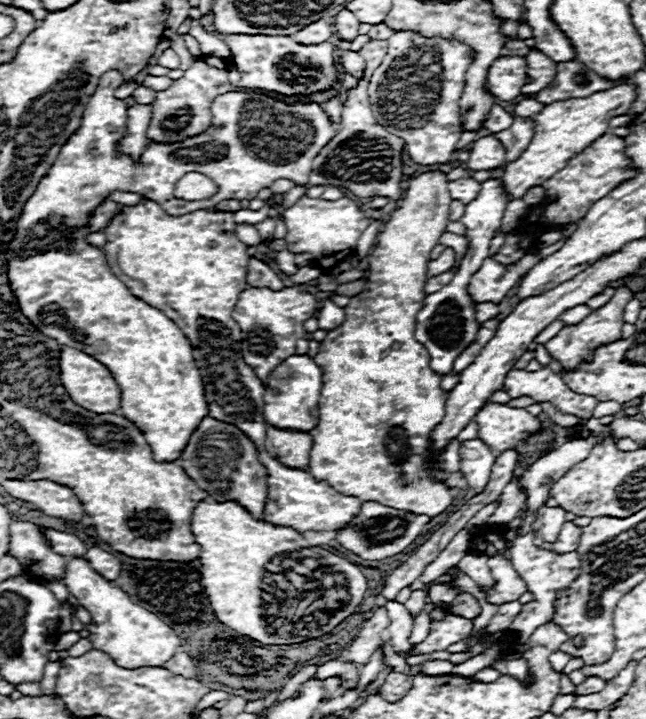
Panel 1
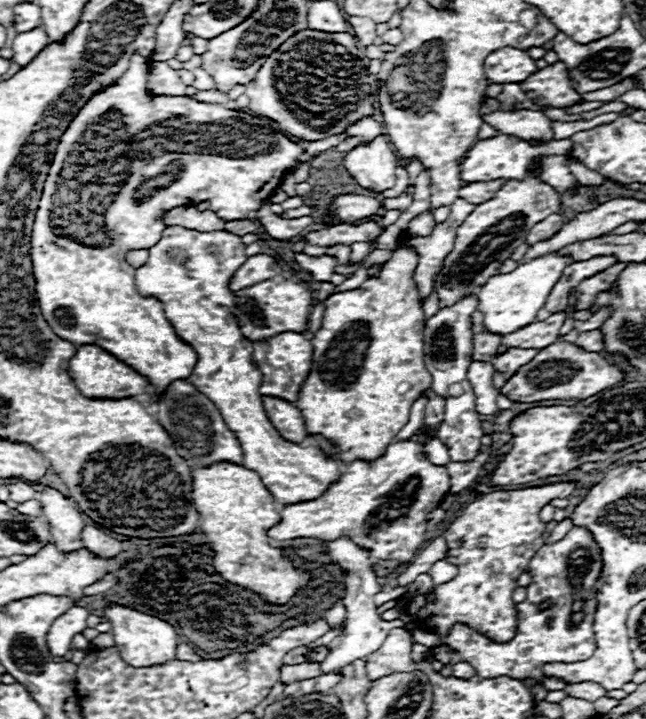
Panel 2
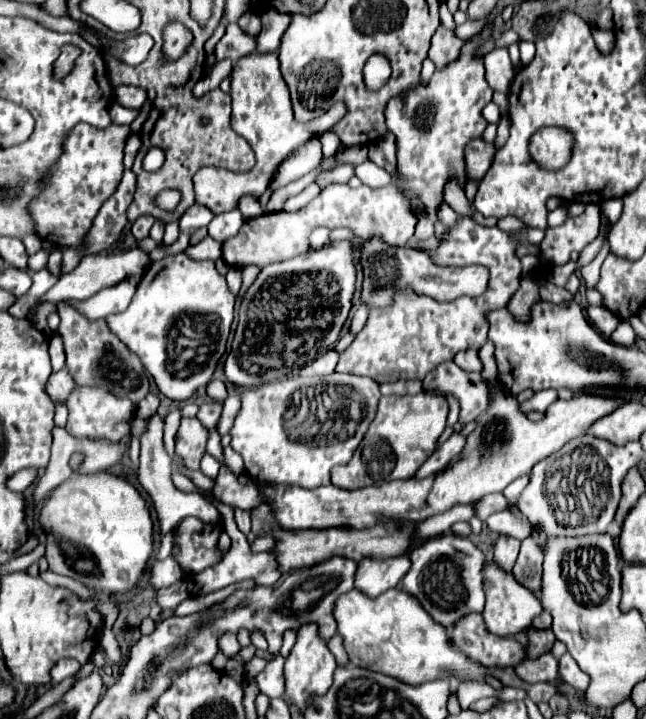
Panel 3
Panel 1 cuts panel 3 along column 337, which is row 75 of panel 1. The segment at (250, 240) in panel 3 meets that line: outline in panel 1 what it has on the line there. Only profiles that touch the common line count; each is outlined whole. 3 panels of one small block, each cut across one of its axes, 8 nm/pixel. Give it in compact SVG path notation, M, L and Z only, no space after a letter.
M202 56L198 58L186 72L184 78L174 80L168 90L158 92L154 100L154 116L148 128L148 140L156 142L178 142L182 138L204 132L210 126L210 106L216 96L230 92L232 86L228 82L228 70L224 68L222 58Z

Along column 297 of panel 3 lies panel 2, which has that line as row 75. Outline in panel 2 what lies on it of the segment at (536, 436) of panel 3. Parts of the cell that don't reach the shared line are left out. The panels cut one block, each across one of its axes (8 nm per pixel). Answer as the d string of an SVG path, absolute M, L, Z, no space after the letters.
M504 46L500 50L494 50L484 62L486 78L492 84L524 82L536 70L538 70L536 62L524 50L518 50L512 46Z

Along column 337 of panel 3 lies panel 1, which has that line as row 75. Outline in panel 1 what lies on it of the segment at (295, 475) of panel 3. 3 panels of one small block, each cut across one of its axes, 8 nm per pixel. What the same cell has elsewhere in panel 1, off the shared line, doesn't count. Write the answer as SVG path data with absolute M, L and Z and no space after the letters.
M412 30L394 32L388 38L388 54L370 78L368 96L376 120L404 140L404 146L416 164L444 164L456 152L456 142L462 134L458 100L464 92L464 76L472 60L474 50L458 40L424 38Z

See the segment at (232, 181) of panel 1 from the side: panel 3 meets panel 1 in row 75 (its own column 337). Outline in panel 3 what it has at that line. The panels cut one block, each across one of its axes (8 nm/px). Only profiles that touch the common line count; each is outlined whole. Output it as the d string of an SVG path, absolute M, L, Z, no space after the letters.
M253 52L246 58L240 58L238 62L234 62L230 94L232 94L232 128L240 136L244 136L248 144L252 144L252 150L256 152L256 164L250 172L235 173L227 169L202 167L194 174L196 202L210 208L214 214L222 214L230 208L236 208L238 198L244 194L260 196L266 190L266 186L284 158L292 150L306 144L316 134L326 132L346 112L344 104L338 102L328 112L324 112L322 118L316 118L308 124L296 122L292 114L292 106L290 106L288 86L280 74L280 62L276 52L270 52L270 54Z

